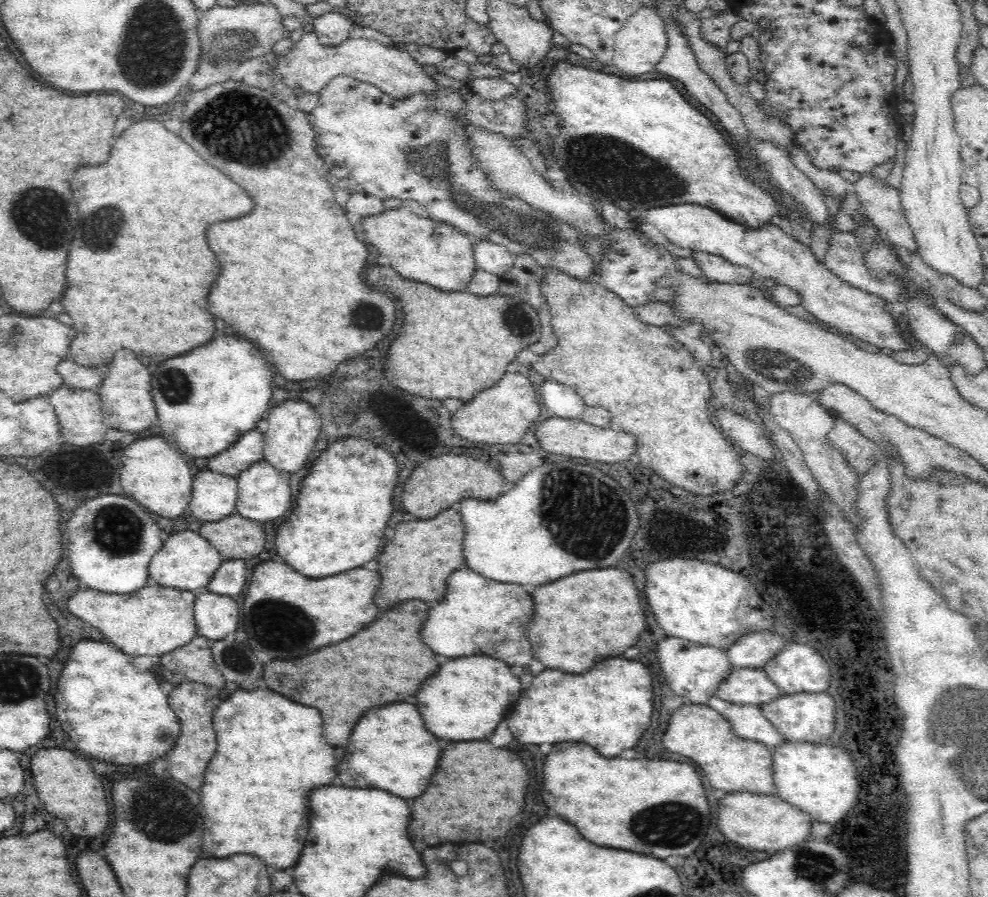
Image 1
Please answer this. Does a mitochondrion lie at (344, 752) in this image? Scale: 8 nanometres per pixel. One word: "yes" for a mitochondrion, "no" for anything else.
no

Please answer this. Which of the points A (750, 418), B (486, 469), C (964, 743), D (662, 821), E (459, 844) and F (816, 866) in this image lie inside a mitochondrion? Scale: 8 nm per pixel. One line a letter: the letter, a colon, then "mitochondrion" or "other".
A: other
B: other
C: mitochondrion
D: mitochondrion
E: other
F: mitochondrion

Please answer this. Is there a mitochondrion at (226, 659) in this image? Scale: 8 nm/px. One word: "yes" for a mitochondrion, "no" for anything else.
yes

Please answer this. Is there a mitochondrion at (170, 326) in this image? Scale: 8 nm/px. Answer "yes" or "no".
no

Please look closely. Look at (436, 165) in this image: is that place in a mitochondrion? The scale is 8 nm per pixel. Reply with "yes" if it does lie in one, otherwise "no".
yes

